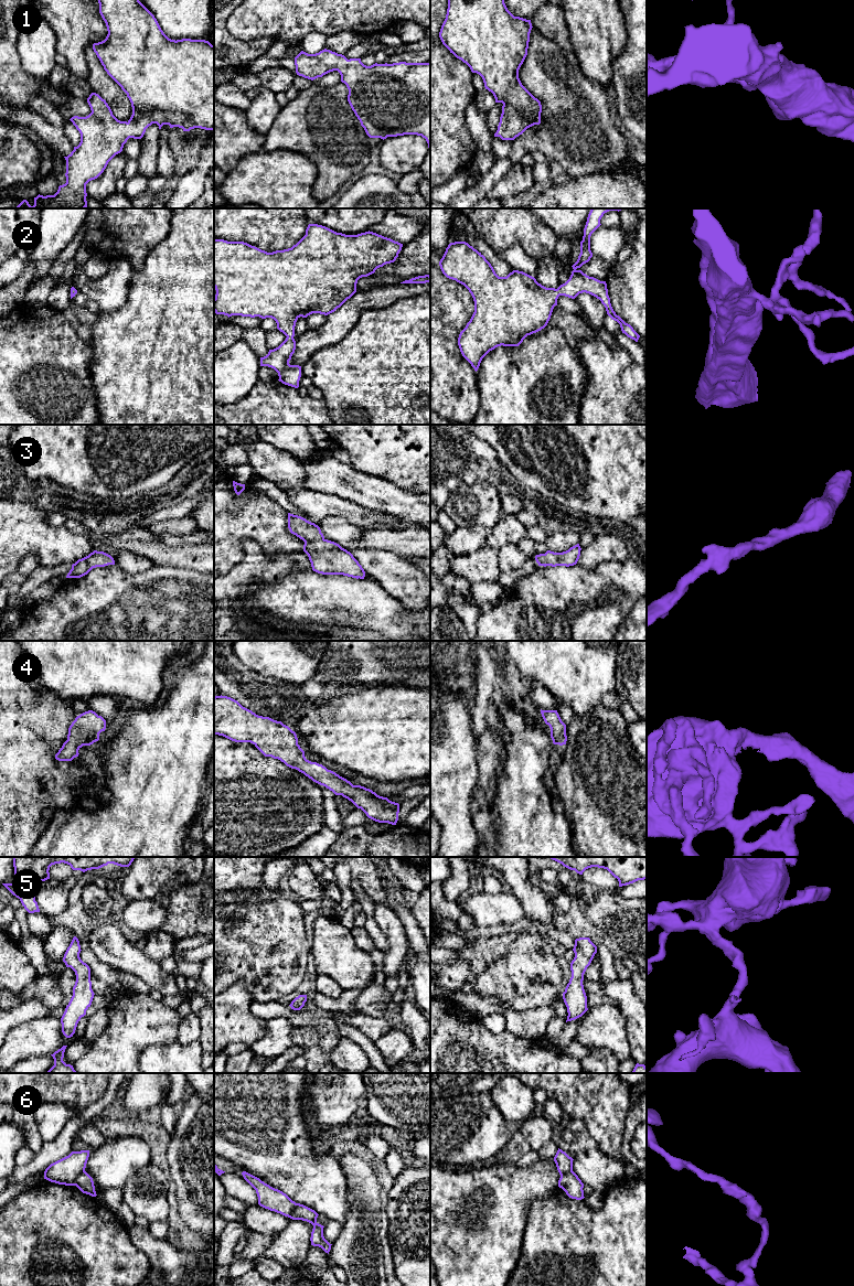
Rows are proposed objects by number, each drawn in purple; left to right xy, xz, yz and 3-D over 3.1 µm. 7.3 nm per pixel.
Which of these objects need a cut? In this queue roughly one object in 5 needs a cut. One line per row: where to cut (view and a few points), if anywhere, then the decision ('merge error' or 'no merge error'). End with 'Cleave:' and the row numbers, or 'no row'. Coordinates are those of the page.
1: cut none; no merge error
2: cut none; no merge error
3: cut none; no merge error
4: cut none; no merge error
5: cut none; no merge error
6: cut xy (84, 1169), (74, 1185); merge error
Cleave: 6

